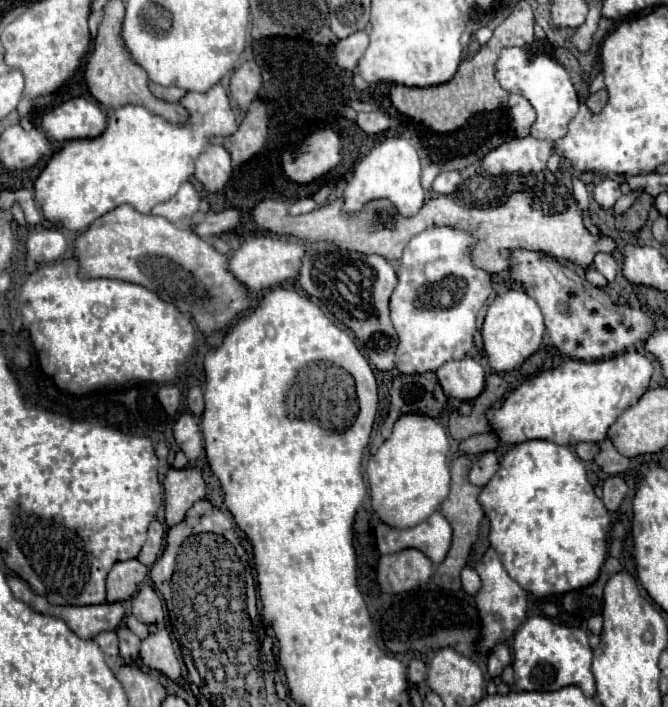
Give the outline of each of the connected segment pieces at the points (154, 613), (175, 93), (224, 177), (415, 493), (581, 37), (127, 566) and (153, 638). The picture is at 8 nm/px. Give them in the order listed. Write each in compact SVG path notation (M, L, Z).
M142 585L138 595L132 597L132 613L138 617L138 621L142 623L160 623L164 617L164 609L162 609L162 601L158 597L158 593L154 591L154 587L150 585Z
M150 83L150 91L158 99L164 99L164 101L170 101L170 103L176 103L186 93L180 87L162 87L162 85L156 85L156 83Z
M212 145L196 161L194 177L204 185L206 191L218 193L226 187L232 175L232 157L222 145Z
M402 415L396 421L392 437L384 441L366 465L372 507L382 523L394 529L406 529L410 523L422 523L428 515L432 515L432 511L438 509L450 491L450 471L446 465L448 449L450 443L438 419Z
M592 1L586 21L574 31L572 43L578 47L578 51L588 51L588 47L590 47L590 43L592 43L592 35L594 35L596 27L598 27L600 17L602 17L602 11L600 11L600 9L602 9L602 3L600 3L600 1Z
M138 559L116 563L106 579L108 601L130 599L138 591L138 585L146 581L146 575L148 575L148 567L142 565Z
M158 625L158 631L148 635L142 641L140 657L142 657L146 667L156 669L156 671L168 675L170 679L178 679L180 677L180 663L176 659L170 633L166 631L164 625Z

